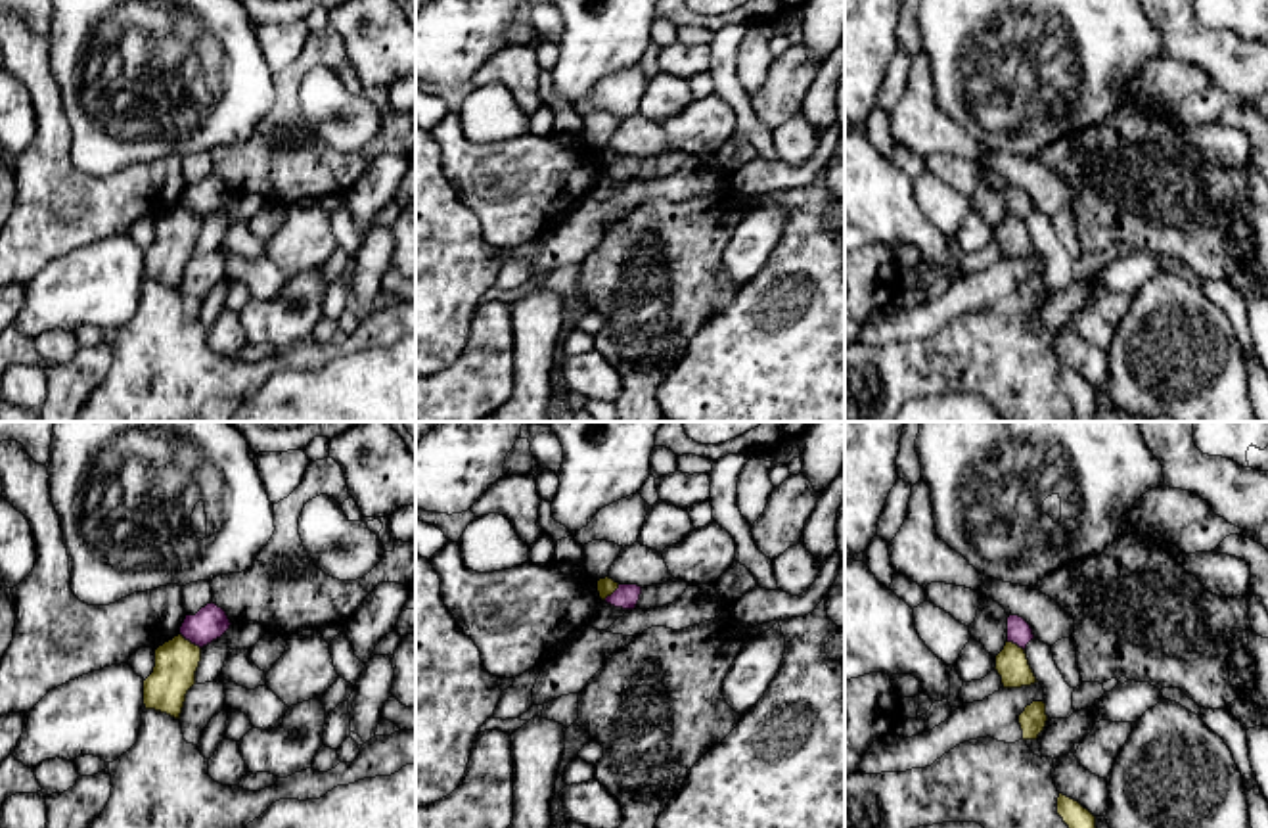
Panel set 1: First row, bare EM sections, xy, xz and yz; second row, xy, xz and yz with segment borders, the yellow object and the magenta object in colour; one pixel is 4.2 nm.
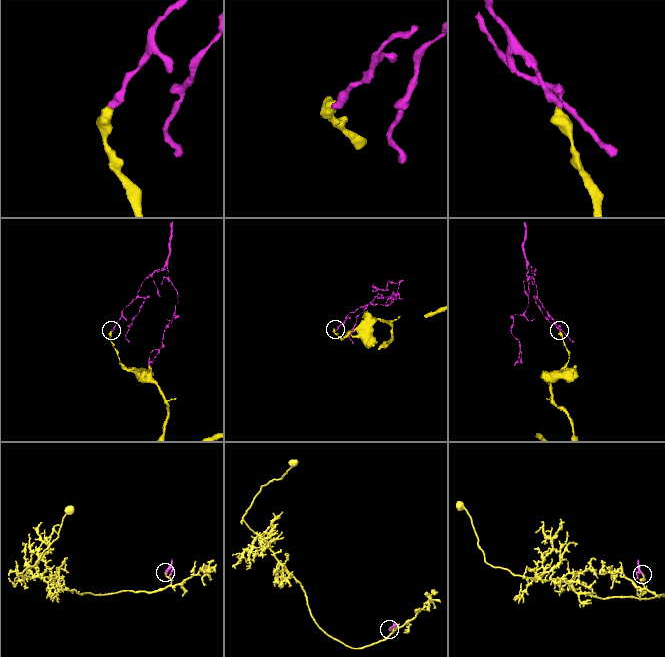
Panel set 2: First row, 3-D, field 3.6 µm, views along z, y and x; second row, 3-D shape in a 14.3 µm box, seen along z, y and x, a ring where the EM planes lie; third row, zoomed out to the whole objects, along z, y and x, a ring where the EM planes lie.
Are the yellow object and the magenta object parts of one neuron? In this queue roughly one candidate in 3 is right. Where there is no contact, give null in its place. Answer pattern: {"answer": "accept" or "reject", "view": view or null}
{"answer": "reject", "view": "xy"}

